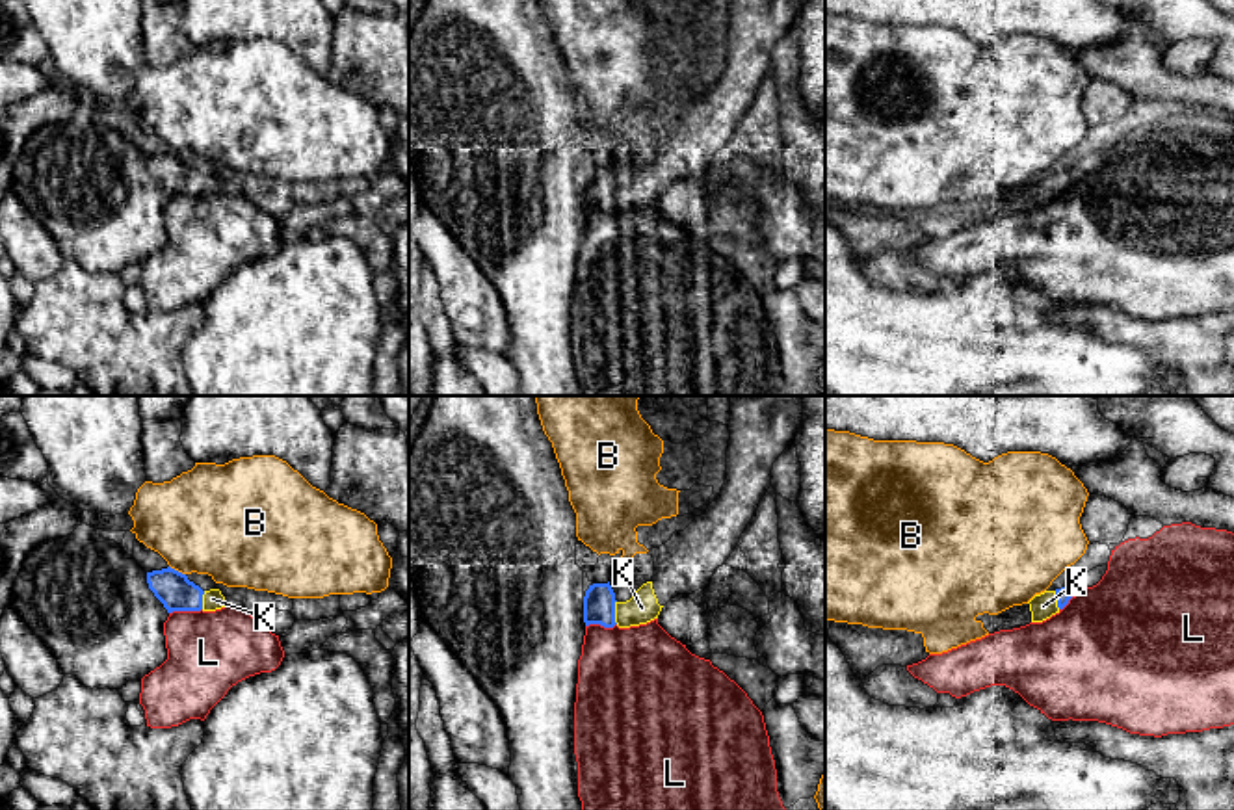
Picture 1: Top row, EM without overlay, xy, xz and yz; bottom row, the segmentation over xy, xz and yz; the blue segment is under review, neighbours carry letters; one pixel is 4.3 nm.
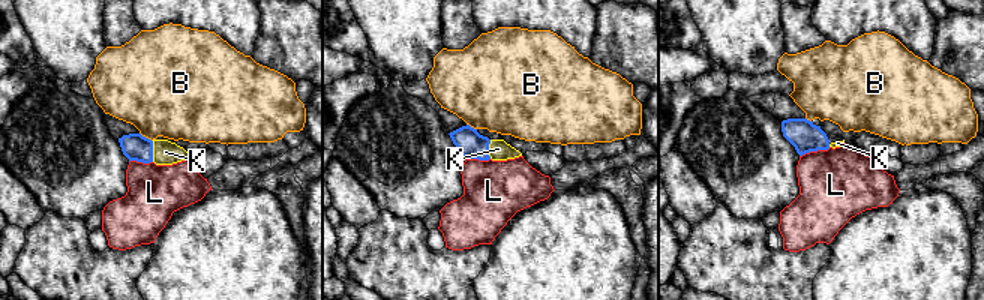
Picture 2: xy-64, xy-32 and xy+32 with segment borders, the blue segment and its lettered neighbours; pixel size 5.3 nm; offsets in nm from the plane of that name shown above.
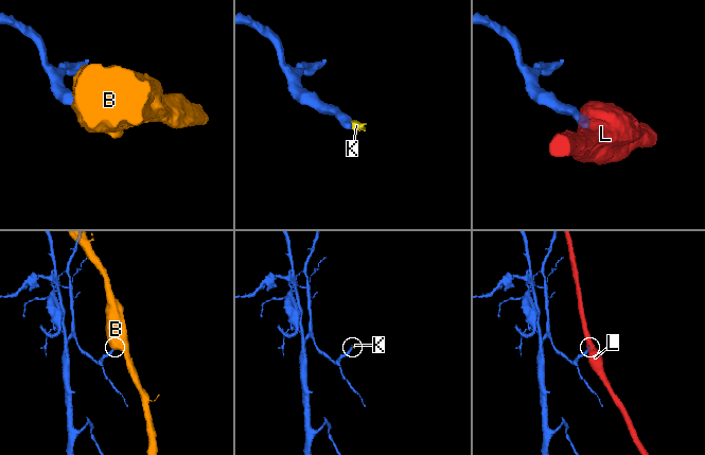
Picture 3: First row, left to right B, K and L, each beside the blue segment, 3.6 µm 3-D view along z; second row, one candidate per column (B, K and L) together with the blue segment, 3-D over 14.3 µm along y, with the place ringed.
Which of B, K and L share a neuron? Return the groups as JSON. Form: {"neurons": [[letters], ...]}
{"neurons": [["B"], ["K"], ["L"]]}

